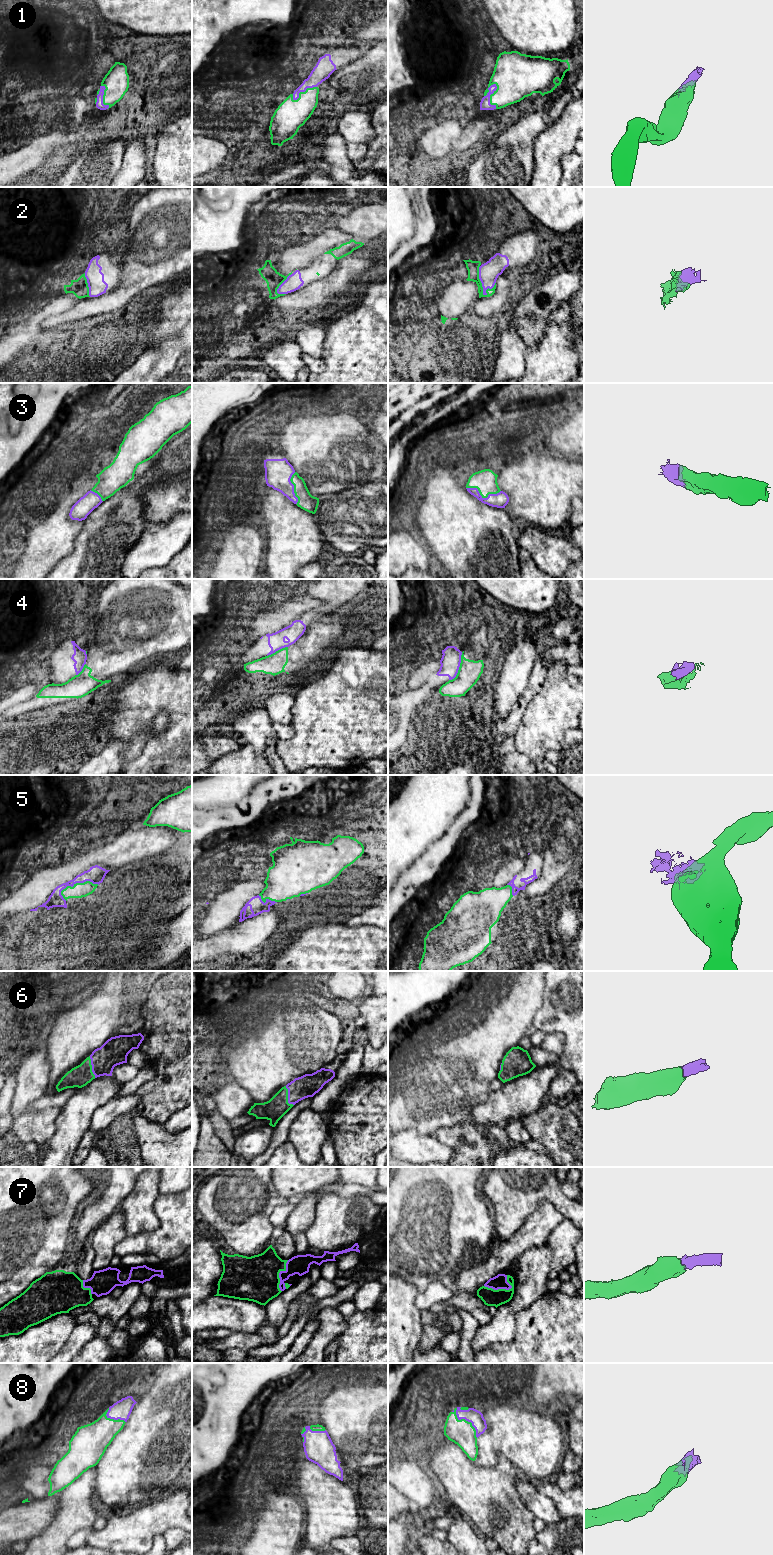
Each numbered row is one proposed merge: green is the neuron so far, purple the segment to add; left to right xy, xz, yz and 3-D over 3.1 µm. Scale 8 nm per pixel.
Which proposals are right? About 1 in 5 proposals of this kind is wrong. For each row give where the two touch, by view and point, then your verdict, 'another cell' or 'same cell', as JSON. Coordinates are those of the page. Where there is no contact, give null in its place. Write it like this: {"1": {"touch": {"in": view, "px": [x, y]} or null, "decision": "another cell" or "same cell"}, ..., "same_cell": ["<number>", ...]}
{"1": {"touch": {"in": "yz", "px": [490, 97]}, "decision": "same cell"}, "2": {"touch": {"in": "yz", "px": [480, 281]}, "decision": "same cell"}, "3": {"touch": {"in": "yz", "px": [482, 496]}, "decision": "same cell"}, "4": {"touch": {"in": "yz", "px": [459, 667]}, "decision": "another cell"}, "5": {"touch": {"in": "xy", "px": [78, 883]}, "decision": "same cell"}, "6": {"touch": {"in": "xz", "px": [287, 1097]}, "decision": "same cell"}, "7": {"touch": {"in": "yz", "px": [498, 1289]}, "decision": "same cell"}, "8": {"touch": {"in": "yz", "px": [467, 1421]}, "decision": "same cell"}, "same_cell": ["1", "2", "3", "5", "6", "7", "8"]}

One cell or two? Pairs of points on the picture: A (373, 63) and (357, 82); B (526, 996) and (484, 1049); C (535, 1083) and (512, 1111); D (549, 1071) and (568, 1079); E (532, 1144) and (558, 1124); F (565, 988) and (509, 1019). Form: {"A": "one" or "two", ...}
{"A": "one", "B": "one", "C": "one", "D": "two", "E": "two", "F": "two"}

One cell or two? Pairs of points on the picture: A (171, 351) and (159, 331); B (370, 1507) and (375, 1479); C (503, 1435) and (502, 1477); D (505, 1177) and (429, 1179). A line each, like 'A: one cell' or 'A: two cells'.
A: two cells
B: one cell
C: two cells
D: two cells

